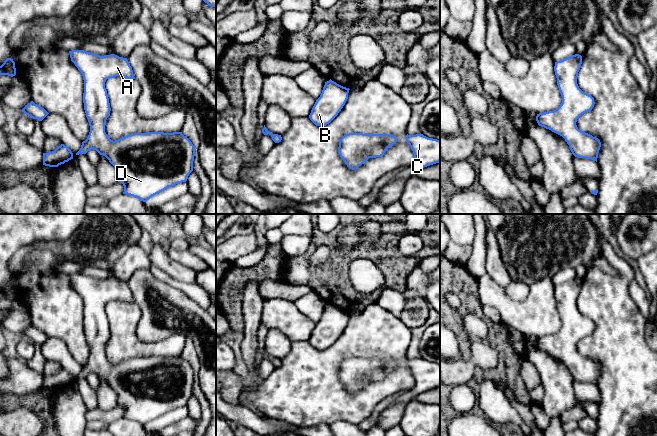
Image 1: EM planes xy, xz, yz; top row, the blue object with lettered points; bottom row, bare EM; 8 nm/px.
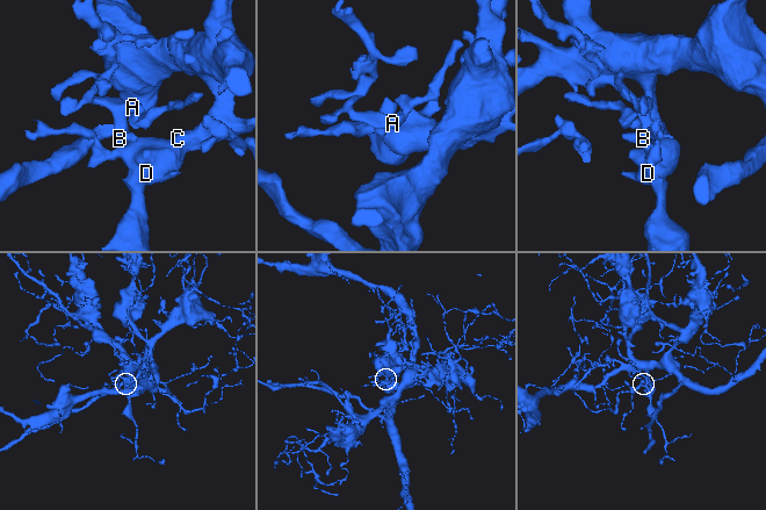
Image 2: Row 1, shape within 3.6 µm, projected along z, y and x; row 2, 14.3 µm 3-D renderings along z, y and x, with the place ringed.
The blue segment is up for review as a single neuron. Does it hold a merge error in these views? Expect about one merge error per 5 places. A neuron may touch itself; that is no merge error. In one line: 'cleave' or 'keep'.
keep

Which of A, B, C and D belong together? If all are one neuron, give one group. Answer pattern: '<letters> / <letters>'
A B C D

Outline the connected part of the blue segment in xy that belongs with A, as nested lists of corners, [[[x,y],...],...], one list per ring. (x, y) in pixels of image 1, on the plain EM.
[[[72,274],[69,277],[71,285],[83,300],[83,327],[90,350],[89,359],[82,366],[76,379],[86,378],[93,373],[105,380],[118,395],[118,406],[124,410],[123,418],[136,421],[143,426],[168,411],[186,406],[189,398],[193,395],[195,371],[182,356],[134,357],[115,365],[111,364],[105,356],[106,344],[111,335],[105,306],[116,300],[135,303],[127,282],[115,278],[100,280],[84,274]]]

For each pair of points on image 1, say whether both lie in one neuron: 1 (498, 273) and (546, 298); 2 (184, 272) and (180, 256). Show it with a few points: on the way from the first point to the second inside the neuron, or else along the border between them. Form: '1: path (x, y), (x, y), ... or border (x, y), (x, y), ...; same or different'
1: border (486, 273), (504, 288); different
2: border (167, 249), (167, 253), (174, 260), (196, 273); different

